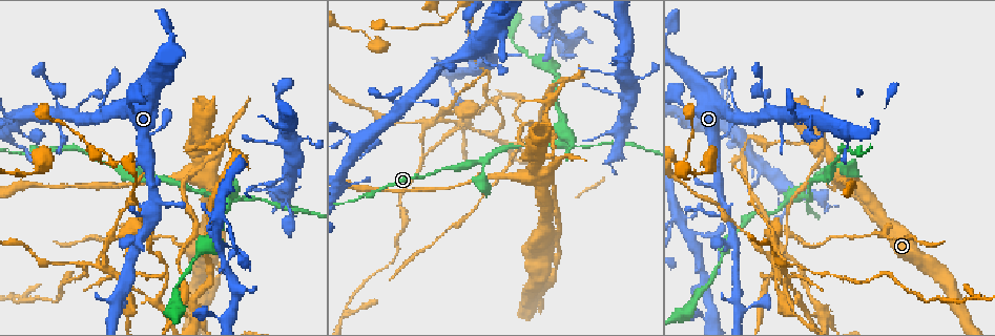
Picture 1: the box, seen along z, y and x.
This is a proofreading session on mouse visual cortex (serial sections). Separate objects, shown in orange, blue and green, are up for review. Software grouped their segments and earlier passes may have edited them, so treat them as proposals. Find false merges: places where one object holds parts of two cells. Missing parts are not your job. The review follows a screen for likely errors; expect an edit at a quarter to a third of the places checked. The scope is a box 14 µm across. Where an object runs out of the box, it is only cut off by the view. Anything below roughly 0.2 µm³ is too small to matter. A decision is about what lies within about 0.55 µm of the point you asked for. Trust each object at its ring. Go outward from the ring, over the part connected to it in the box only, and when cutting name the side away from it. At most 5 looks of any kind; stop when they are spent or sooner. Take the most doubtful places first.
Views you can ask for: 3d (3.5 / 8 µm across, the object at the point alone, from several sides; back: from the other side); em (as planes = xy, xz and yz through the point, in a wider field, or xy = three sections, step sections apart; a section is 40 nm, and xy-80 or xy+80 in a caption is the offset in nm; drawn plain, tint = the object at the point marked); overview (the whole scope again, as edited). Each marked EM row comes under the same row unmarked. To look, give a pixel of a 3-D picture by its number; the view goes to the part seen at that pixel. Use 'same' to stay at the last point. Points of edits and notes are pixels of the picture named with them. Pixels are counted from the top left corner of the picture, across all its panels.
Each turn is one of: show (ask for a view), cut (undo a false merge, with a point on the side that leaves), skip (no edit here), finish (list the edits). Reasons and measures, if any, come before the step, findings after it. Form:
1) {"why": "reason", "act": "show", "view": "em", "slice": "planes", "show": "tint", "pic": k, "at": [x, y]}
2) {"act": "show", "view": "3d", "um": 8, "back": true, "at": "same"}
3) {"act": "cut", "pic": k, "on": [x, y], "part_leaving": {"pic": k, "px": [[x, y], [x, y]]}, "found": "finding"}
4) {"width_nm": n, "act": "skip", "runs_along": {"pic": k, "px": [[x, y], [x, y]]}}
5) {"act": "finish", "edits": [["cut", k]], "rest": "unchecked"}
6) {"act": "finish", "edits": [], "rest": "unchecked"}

{"why": "thin arm on a thick one", "act": "show", "view": "3d", "um": 3.5, "pic": 1, "at": [867, 201]}

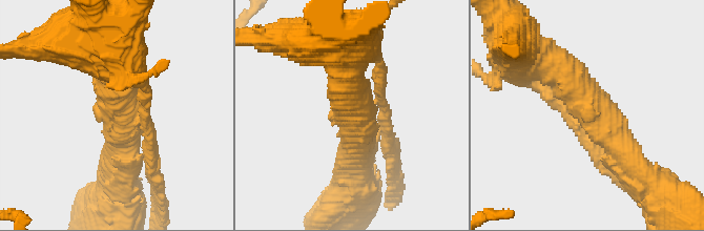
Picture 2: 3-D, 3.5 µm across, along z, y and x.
{"arms": 3, "arm_widths_nm": [200, 500, 600], "why": "now the EM", "act": "show", "view": "em", "slice": "xy", "step": 3, "show": "tint", "pic": 2, "at": [133, 121]}

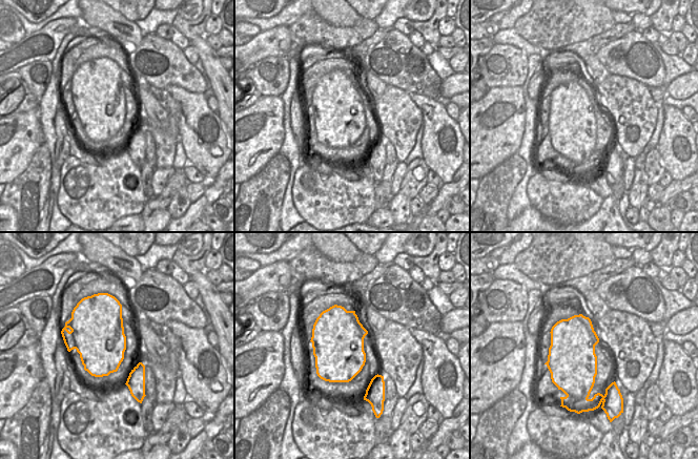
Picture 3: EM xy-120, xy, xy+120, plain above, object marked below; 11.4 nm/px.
{"act": "skip", "runs_along": {"pic": 2, "px": [[638, 171], [560, 67], [543, 61]]}, "found": "continuous, no second cell"}

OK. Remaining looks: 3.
{"why": "three arms meet", "act": "show", "view": "3d", "um": 3.5, "pic": 1, "at": [554, 161]}

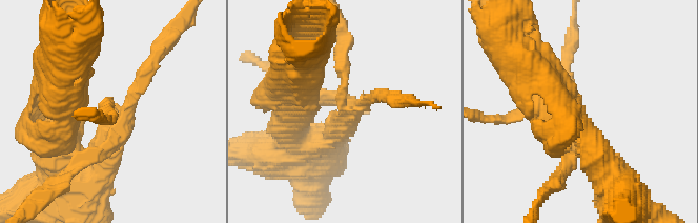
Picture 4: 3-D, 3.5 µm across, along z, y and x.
{"why": "shape alone is not enough", "act": "show", "view": "em", "slice": "planes", "show": "tint", "pic": 4, "at": [343, 108]}

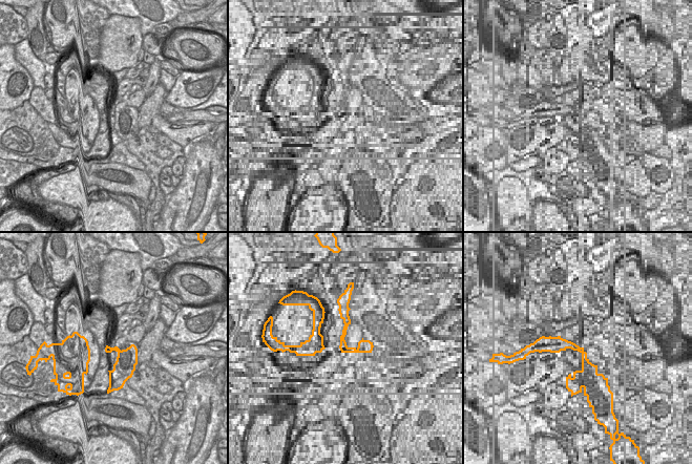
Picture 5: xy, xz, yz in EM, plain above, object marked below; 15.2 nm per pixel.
{"act": "cut", "pic": 4, "on": [137, 87], "part_leaving": {"pic": 4, "px": [[348, 116], [342, 110], [345, 43]]}, "found": "two cells meet here"}

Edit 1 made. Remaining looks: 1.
{"act": "finish", "edits": [["cut", 4]], "rest": "unchecked"}

